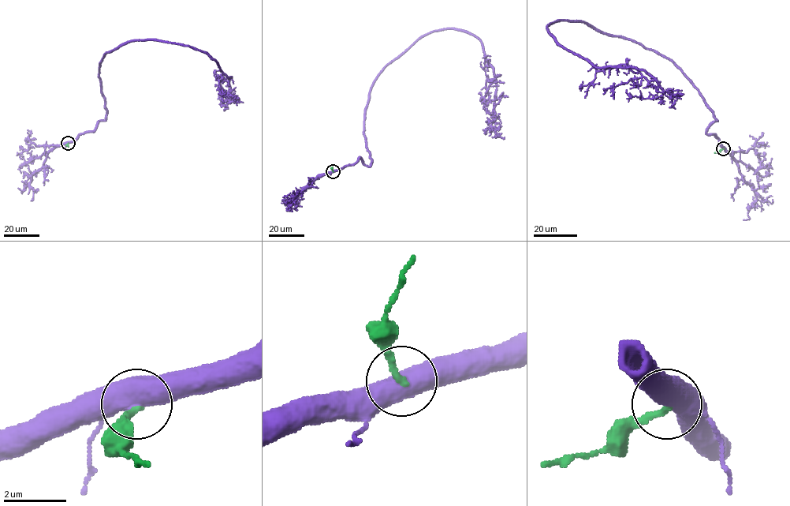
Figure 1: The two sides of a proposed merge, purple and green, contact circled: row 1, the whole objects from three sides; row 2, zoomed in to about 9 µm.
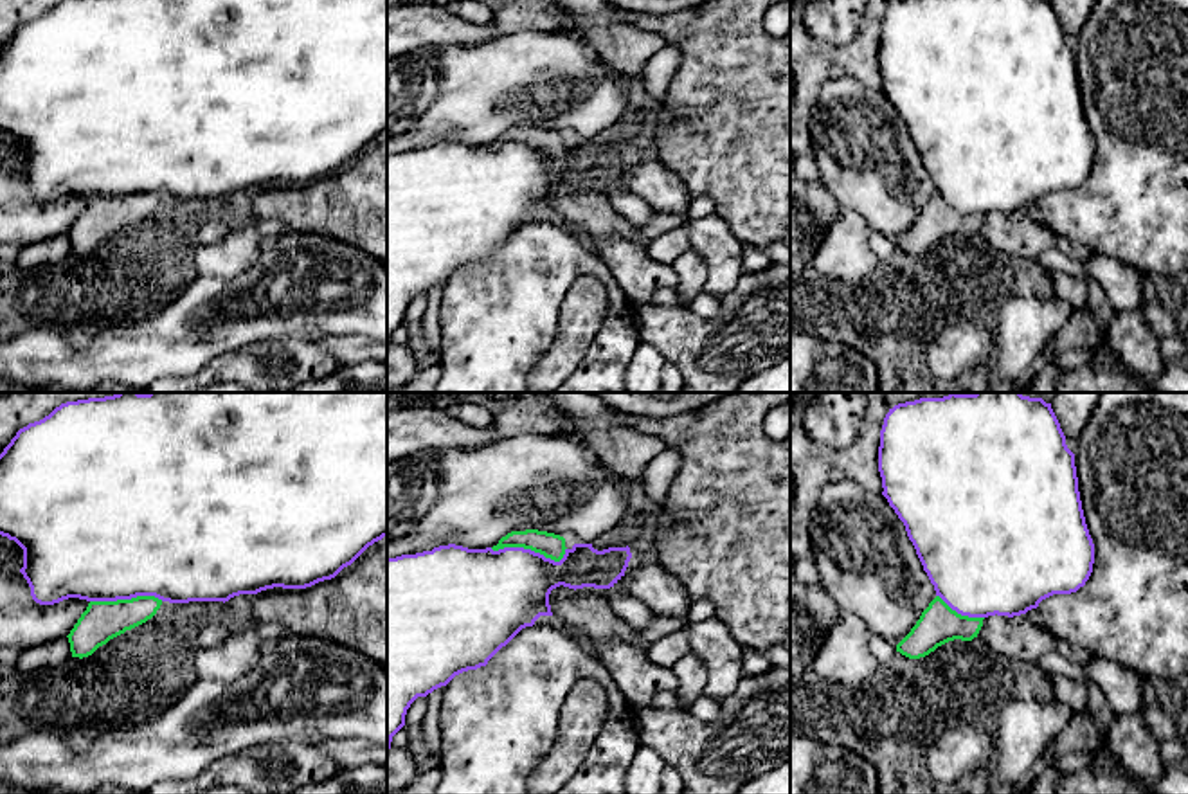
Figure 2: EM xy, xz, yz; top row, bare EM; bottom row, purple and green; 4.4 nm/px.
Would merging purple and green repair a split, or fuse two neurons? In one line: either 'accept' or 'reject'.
reject

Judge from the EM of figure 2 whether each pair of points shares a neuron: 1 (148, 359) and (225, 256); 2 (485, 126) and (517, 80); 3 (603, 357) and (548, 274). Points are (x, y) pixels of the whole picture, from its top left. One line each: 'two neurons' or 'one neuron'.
1: two neurons
2: one neuron
3: one neuron

